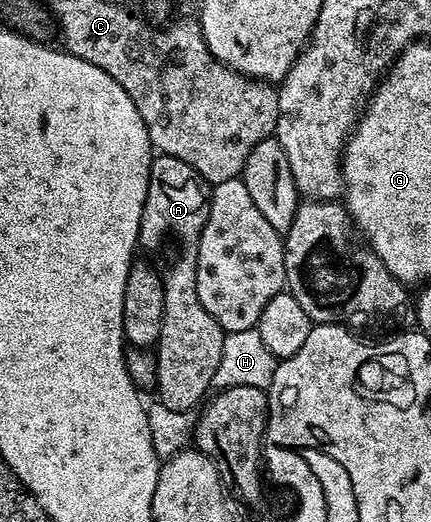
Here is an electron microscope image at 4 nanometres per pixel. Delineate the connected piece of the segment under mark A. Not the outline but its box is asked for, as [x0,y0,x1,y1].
[139,155,227,413]

